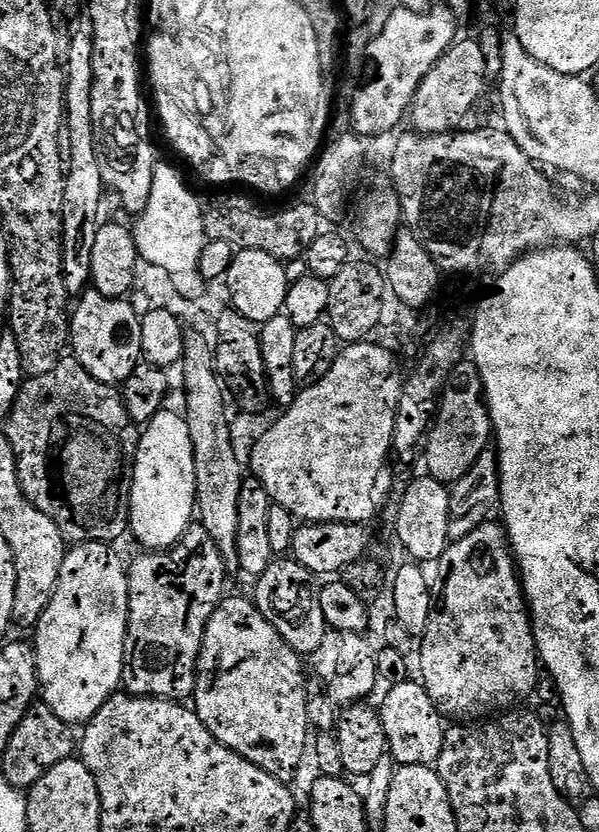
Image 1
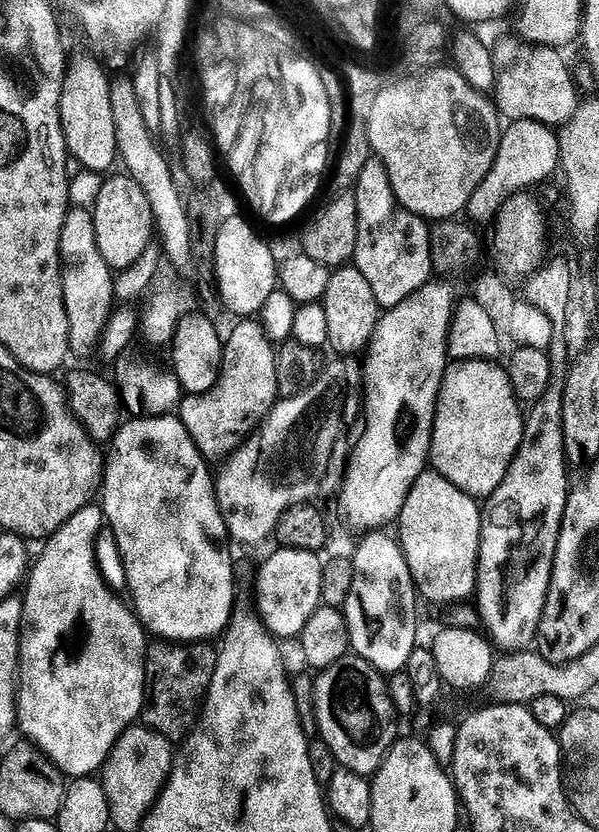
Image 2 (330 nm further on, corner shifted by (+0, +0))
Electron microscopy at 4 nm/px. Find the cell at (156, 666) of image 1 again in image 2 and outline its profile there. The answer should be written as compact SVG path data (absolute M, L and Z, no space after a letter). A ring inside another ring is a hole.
M156 642L148 649L148 686L150 702L145 703L142 720L167 740L180 742L195 728L208 688L214 678L217 649L203 644Z

